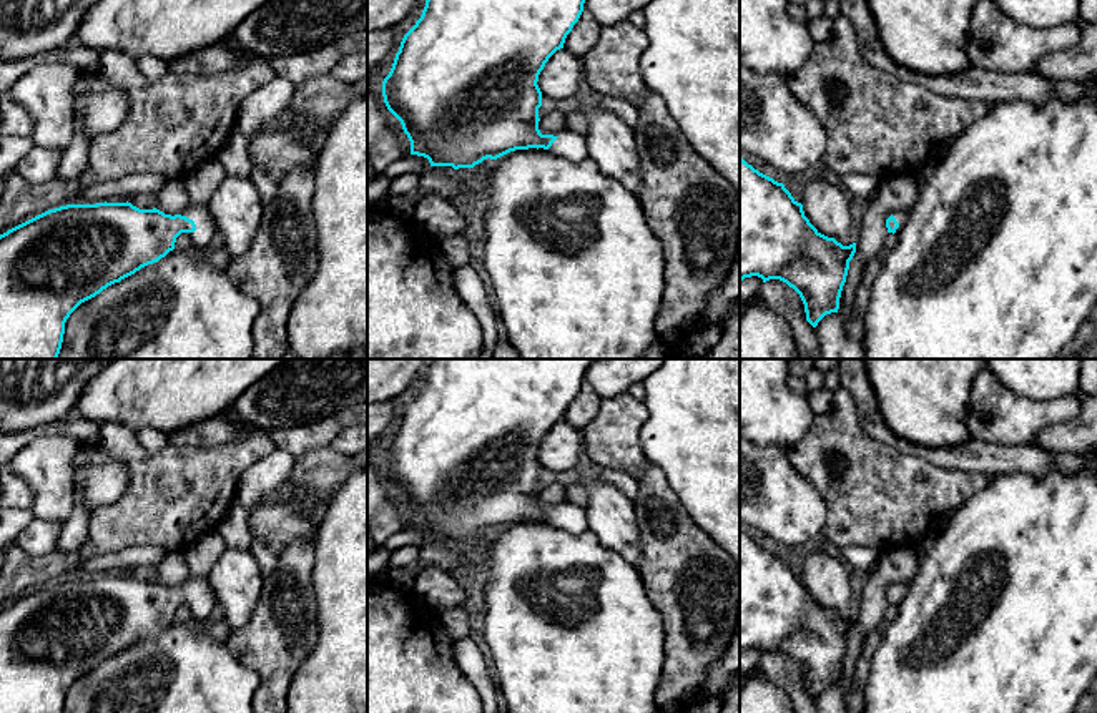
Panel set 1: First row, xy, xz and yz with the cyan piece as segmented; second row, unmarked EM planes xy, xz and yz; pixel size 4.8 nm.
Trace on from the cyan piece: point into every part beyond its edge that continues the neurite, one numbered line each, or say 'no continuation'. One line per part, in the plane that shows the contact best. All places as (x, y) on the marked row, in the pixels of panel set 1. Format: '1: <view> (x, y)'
1: xy (206, 230)

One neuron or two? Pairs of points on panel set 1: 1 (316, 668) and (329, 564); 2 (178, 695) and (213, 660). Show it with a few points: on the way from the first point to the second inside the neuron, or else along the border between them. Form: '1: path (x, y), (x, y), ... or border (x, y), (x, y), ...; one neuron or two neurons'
1: path (333, 642), (333, 590); one neuron
2: path (186, 687), (205, 668); one neuron

